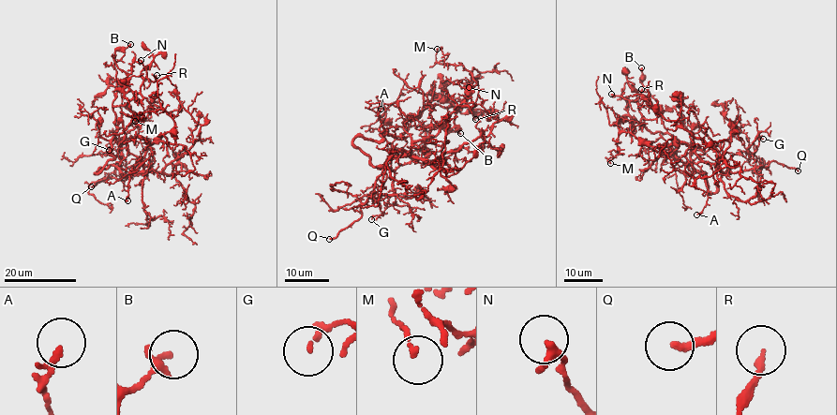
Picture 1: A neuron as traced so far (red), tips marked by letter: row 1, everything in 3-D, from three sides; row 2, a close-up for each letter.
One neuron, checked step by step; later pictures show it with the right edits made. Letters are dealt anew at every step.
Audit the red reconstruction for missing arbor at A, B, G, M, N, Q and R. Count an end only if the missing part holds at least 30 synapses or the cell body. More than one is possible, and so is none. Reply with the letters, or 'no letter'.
Q

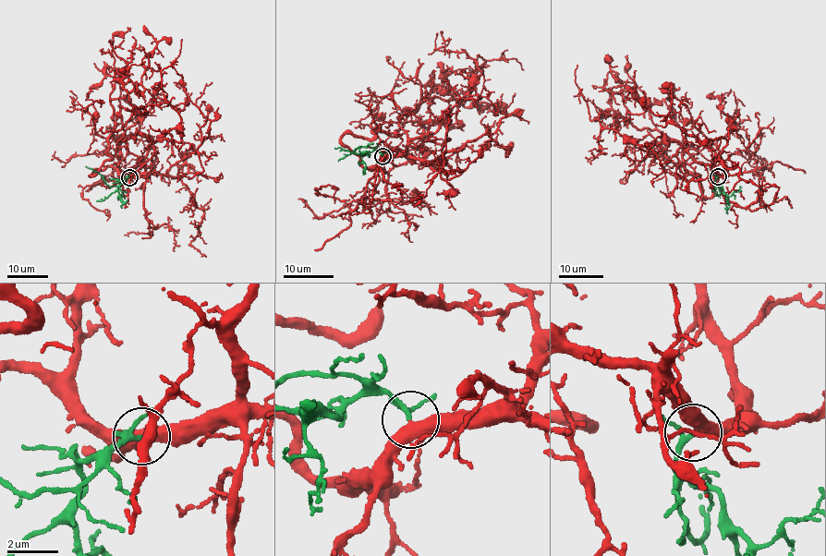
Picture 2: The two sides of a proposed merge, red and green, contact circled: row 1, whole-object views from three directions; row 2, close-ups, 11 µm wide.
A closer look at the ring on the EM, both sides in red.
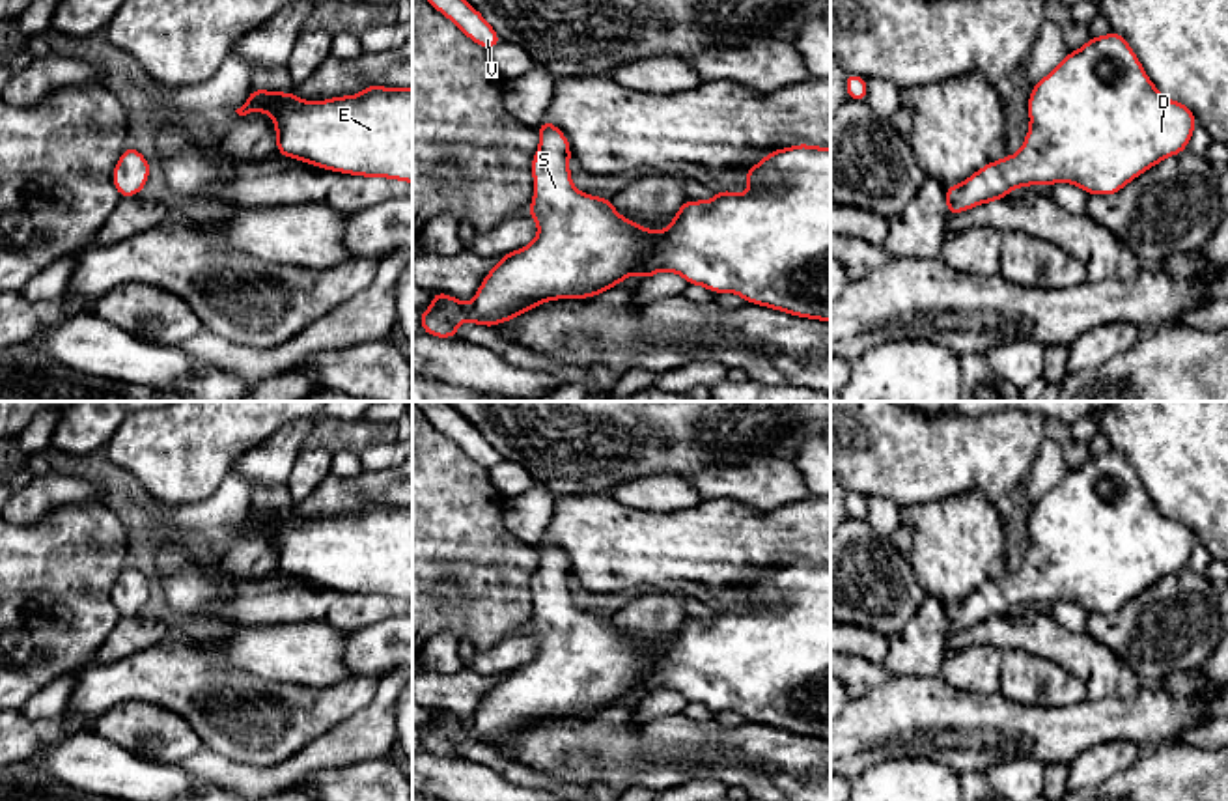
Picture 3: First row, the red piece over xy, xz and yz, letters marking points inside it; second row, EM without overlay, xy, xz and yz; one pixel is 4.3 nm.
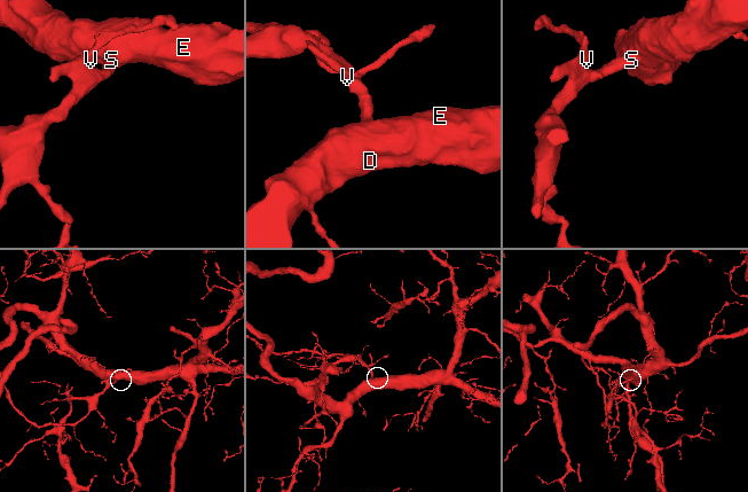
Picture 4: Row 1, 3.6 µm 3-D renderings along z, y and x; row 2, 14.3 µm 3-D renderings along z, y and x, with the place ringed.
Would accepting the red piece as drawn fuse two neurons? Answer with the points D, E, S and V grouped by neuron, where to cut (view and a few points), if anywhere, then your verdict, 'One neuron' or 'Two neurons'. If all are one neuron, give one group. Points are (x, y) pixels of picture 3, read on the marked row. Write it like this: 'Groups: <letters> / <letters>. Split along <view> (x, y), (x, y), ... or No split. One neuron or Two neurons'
Groups: D E S V. No split. One neuron

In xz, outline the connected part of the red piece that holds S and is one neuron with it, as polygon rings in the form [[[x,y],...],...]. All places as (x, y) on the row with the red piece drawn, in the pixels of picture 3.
[[[541,119],[537,131],[539,146],[530,162],[534,198],[526,211],[539,226],[536,239],[500,256],[498,265],[483,276],[470,304],[463,304],[448,293],[431,291],[433,304],[418,312],[420,327],[429,336],[459,338],[459,321],[493,329],[537,308],[545,301],[590,299],[636,273],[648,280],[661,271],[672,271],[683,276],[689,286],[704,286],[715,295],[737,293],[743,302],[830,323],[830,148],[795,144],[769,151],[761,162],[743,172],[750,185],[747,194],[717,190],[707,202],[683,200],[672,222],[659,233],[623,218],[610,198],[579,192],[567,168],[571,161],[567,136],[549,119]]]

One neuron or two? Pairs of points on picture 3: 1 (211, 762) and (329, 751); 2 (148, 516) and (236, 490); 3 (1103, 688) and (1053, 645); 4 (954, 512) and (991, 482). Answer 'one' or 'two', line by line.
1: one
2: one
3: one
4: two

